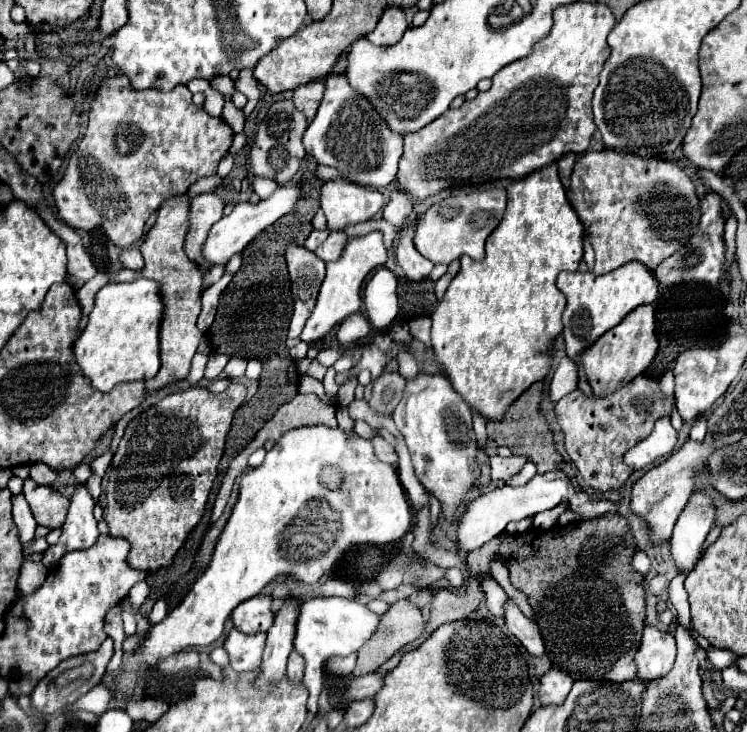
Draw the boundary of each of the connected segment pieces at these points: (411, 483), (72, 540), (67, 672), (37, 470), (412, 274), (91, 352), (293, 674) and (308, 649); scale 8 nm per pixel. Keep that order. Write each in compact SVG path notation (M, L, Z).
M395 443L395 449L397 449L397 455L399 455L399 479L401 479L401 485L403 489L407 491L407 497L413 505L415 511L421 511L423 507L429 505L429 497L425 493L425 489L421 487L421 483L417 481L415 473L413 473L413 465L411 465L411 457L409 457L409 451L405 447L405 443Z
M77 485L71 495L71 505L67 513L67 521L61 527L61 537L55 545L49 545L49 549L43 553L43 565L55 567L59 559L69 553L71 549L85 549L85 545L93 545L99 537L97 521L93 517L95 501L85 485Z
M107 637L103 641L103 645L97 651L79 655L79 657L71 657L65 659L63 663L59 663L59 667L55 667L53 671L49 671L35 687L35 691L31 693L31 703L33 707L43 713L43 715L53 715L59 713L63 709L67 709L69 705L73 705L81 695L85 695L87 691L91 691L95 685L101 683L101 677L107 669L107 663L113 657L113 639Z
M33 463L33 465L29 465L29 473L31 473L29 477L33 481L37 481L39 485L51 485L57 479L57 473L51 471L45 463Z
M419 219L413 225L409 225L409 229L405 229L401 233L401 237L395 241L395 255L397 255L399 265L405 271L407 279L425 279L425 277L429 277L431 269L435 267L429 259L419 255L419 251L413 245L413 235L415 235L417 223L419 223Z
M137 277L129 283L109 283L105 285L95 299L95 307L89 315L89 323L79 335L79 339L73 343L73 355L77 365L81 367L83 375L93 381L93 387L99 391L111 391L117 383L129 383L129 381L139 381L139 379L151 379L159 367L159 329L161 329L161 319L163 319L165 307L161 299L161 287L159 283Z
M293 649L291 655L289 655L289 661L287 661L287 677L289 677L293 683L299 683L301 677L303 677L303 671L305 671L303 657Z
M319 597L319 599L309 599L301 605L301 613L297 619L297 633L295 633L295 649L305 657L307 661L307 675L303 677L305 687L309 689L309 701L307 701L307 711L311 715L317 713L317 699L321 693L323 685L323 663L329 657L335 655L349 655L359 651L363 643L377 631L381 615L369 611L365 603L357 599L343 599L343 597Z

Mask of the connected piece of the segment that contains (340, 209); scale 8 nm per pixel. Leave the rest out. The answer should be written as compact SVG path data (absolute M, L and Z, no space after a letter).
M343 179L325 181L321 189L321 209L325 211L329 231L369 221L383 205L385 197L379 191Z

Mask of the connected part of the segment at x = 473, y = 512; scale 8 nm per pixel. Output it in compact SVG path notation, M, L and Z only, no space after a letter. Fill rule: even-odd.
M549 471L543 475L535 475L527 485L523 487L501 487L489 493L483 493L481 497L477 497L473 503L467 505L467 511L463 513L461 521L459 521L459 543L461 543L461 551L469 553L473 549L479 549L481 545L485 545L487 541L495 539L497 535L501 535L507 527L507 523L511 521L521 521L525 517L533 517L539 511L547 511L553 509L561 503L567 503L567 507L577 515L579 521L589 521L589 519L599 519L607 513L619 513L617 507L607 501L607 499L597 499L587 495L583 489L575 489L573 483L569 481L569 477L563 471Z

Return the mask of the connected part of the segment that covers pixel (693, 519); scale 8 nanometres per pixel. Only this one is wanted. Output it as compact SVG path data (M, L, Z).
M703 491L695 493L675 523L671 537L671 557L677 563L679 573L689 573L695 567L705 537L711 531L713 517L715 505L711 499Z

